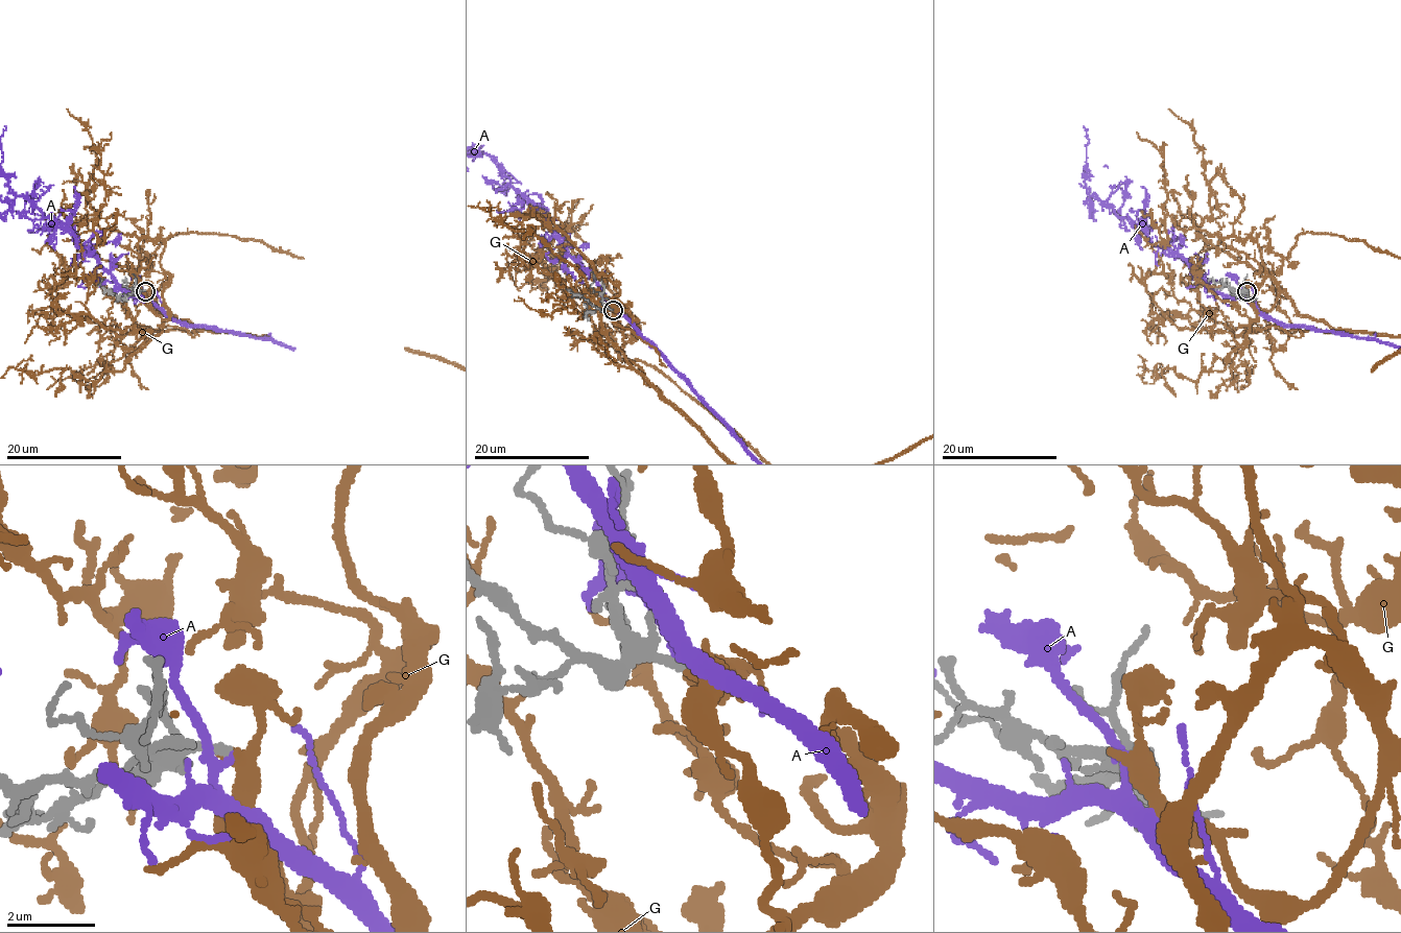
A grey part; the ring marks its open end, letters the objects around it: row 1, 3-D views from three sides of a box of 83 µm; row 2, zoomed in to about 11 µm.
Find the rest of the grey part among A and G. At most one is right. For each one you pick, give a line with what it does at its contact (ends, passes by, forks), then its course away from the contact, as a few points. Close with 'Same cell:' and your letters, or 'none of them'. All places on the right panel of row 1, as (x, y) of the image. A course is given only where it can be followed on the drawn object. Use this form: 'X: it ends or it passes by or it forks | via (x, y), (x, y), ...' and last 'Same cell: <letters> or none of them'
G: it passes by
Same cell: G

